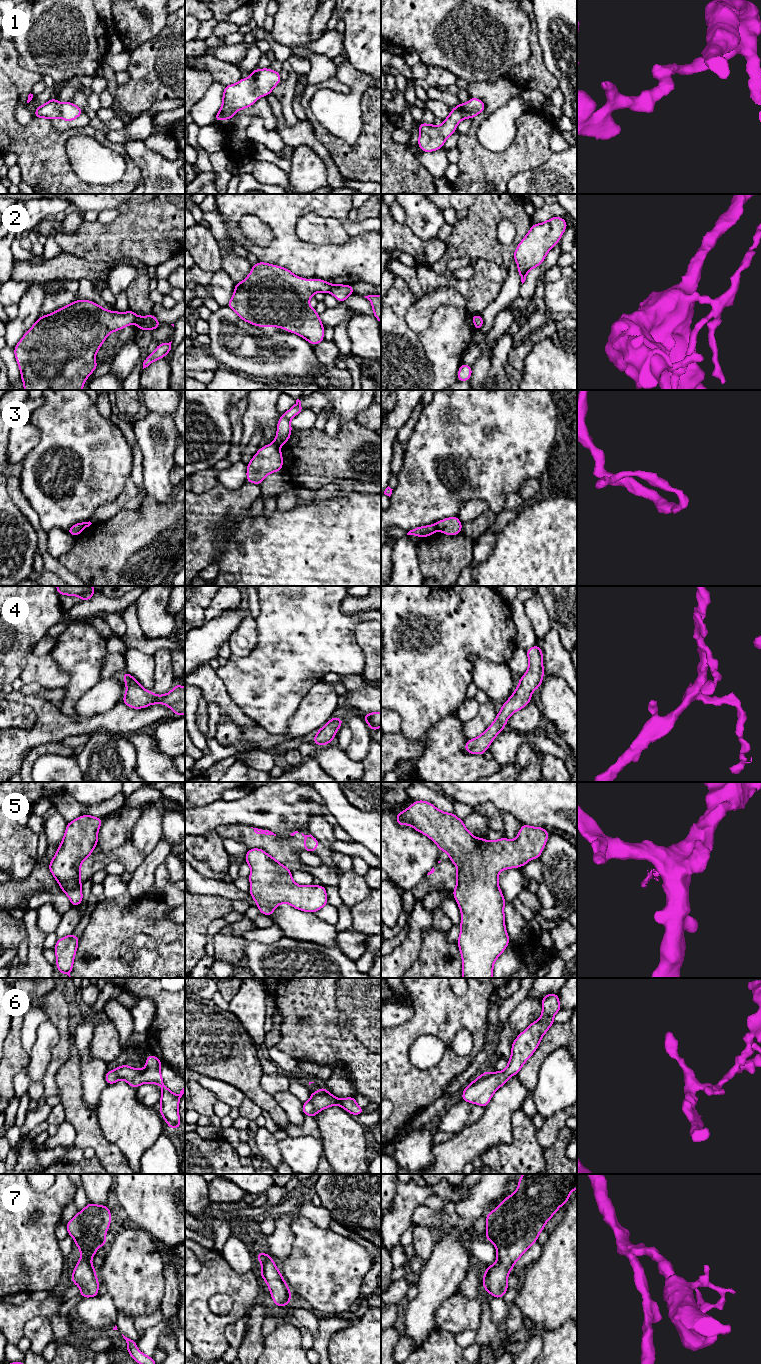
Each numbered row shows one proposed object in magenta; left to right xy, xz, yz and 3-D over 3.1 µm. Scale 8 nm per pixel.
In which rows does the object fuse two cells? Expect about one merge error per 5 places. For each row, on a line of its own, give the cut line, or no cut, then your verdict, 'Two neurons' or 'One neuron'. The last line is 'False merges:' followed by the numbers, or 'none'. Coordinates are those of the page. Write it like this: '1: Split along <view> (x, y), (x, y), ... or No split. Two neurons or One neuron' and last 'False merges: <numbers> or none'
1: No split. One neuron
2: Split along xy (137, 316), (134, 323). Two neurons
3: Split along yz (435, 524), (437, 529). Two neurons
4: No split. One neuron
5: Split along xy (80, 863), (78, 867), (80, 881). Two neurons
6: No split. One neuron
7: No split. One neuron
False merges: 2, 3, 5

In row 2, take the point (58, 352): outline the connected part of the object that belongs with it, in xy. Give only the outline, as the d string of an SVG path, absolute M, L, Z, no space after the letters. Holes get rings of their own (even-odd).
M77 300L59 310L42 315L14 347L24 390L82 390L85 380L98 367L95 356L107 336L135 324L137 315L129 309L125 313L108 311L90 300Z

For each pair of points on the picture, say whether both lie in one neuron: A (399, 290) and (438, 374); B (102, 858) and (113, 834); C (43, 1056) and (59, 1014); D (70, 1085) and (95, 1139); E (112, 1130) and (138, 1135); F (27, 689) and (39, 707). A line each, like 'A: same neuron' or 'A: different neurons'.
A: same neuron
B: different neurons
C: different neurons
D: same neuron
E: same neuron
F: different neurons

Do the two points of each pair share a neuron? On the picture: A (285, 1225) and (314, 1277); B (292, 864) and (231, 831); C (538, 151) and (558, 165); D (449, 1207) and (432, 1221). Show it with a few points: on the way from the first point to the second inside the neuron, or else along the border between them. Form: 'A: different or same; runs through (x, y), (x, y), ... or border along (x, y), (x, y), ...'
A: different; border along (293, 1215), (292, 1249), (283, 1260)
B: same; runs through (277, 849), (264, 839), (246, 835)
C: different; border along (552, 152), (540, 165), (528, 171)
D: same; runs through (445, 1211), (436, 1219)

